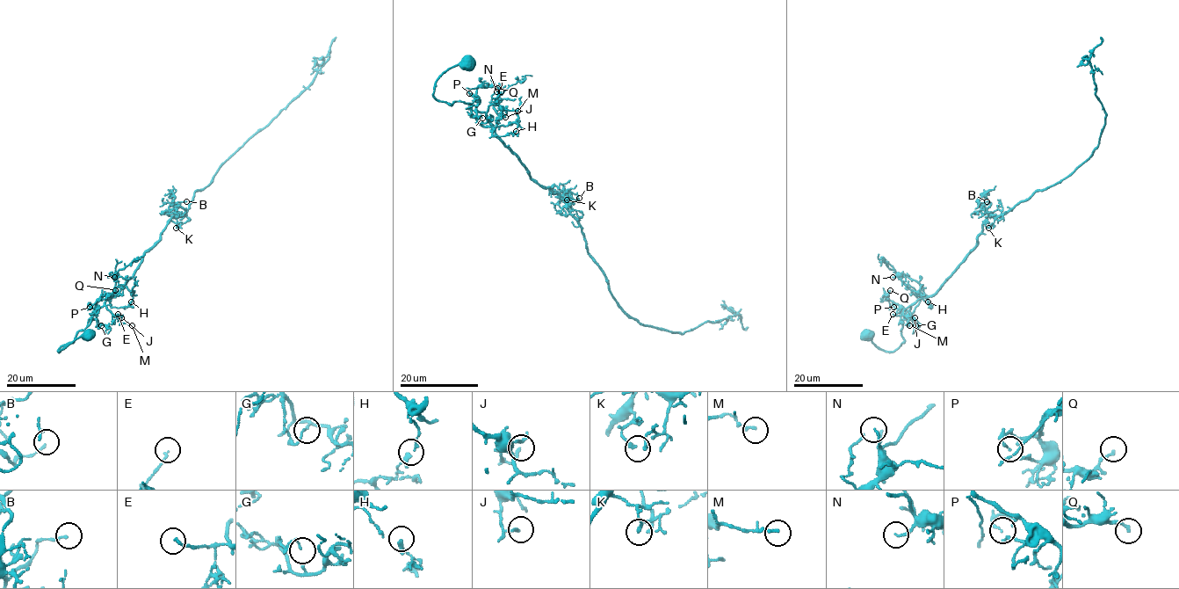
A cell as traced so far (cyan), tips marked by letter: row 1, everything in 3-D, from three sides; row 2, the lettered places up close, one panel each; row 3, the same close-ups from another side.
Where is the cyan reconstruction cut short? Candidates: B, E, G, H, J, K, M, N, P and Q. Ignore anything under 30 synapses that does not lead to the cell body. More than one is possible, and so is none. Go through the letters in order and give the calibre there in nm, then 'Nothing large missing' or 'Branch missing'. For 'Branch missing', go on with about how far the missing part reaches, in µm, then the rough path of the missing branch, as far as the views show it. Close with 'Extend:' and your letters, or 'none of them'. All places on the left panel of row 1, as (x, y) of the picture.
B: Thickness 110 nm. Nothing large missing
E: Thickness 120 nm. Nothing large missing
G: Thickness 90 nm. Nothing large missing
H: Thickness 160 nm. Nothing large missing
J: Thickness 160 nm. Nothing large missing
K: Thickness 170 nm. Nothing large missing
M: Thickness 130 nm. Nothing large missing
N: Thickness 130 nm. Nothing large missing
P: Thickness 140 nm. Nothing large missing
Q: Thickness 150 nm. Nothing large missing
Extend: none of them

